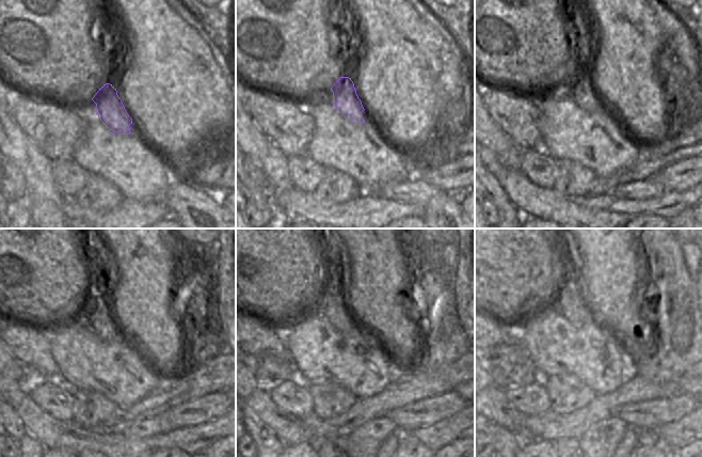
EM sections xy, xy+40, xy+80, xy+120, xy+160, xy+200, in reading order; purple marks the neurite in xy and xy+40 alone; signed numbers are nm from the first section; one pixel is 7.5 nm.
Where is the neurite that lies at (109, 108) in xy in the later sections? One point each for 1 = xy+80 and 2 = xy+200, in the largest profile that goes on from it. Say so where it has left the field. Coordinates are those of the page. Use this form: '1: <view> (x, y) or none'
1: xy+80 (577, 81)
2: xy+200 (570, 304)

